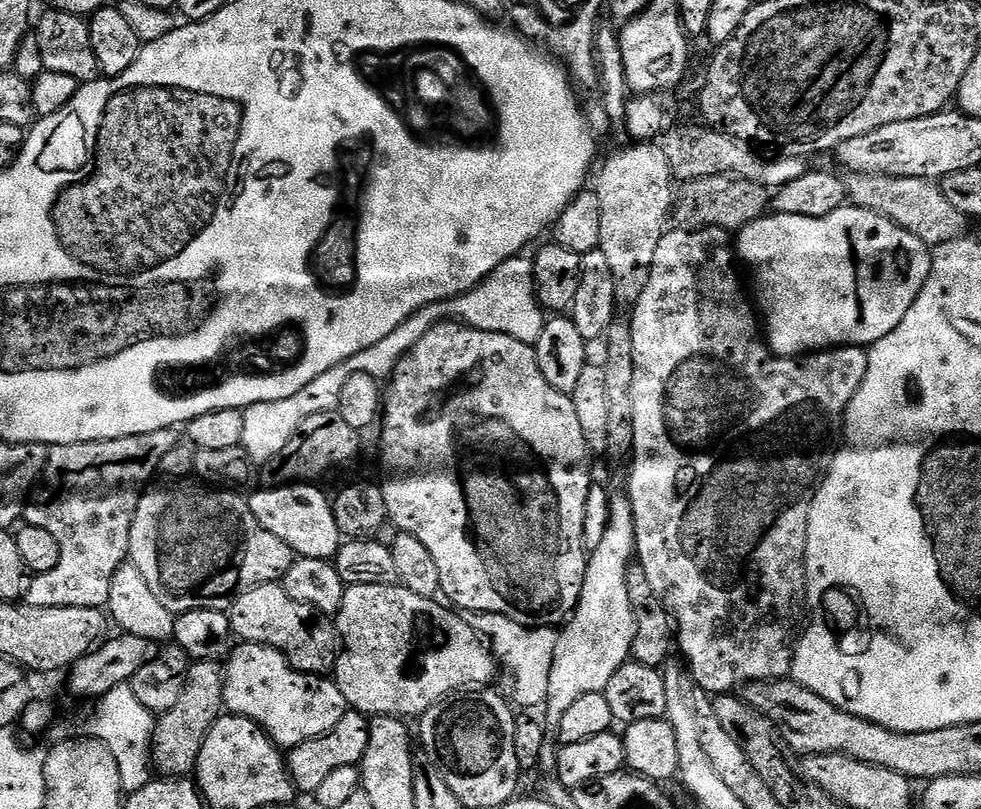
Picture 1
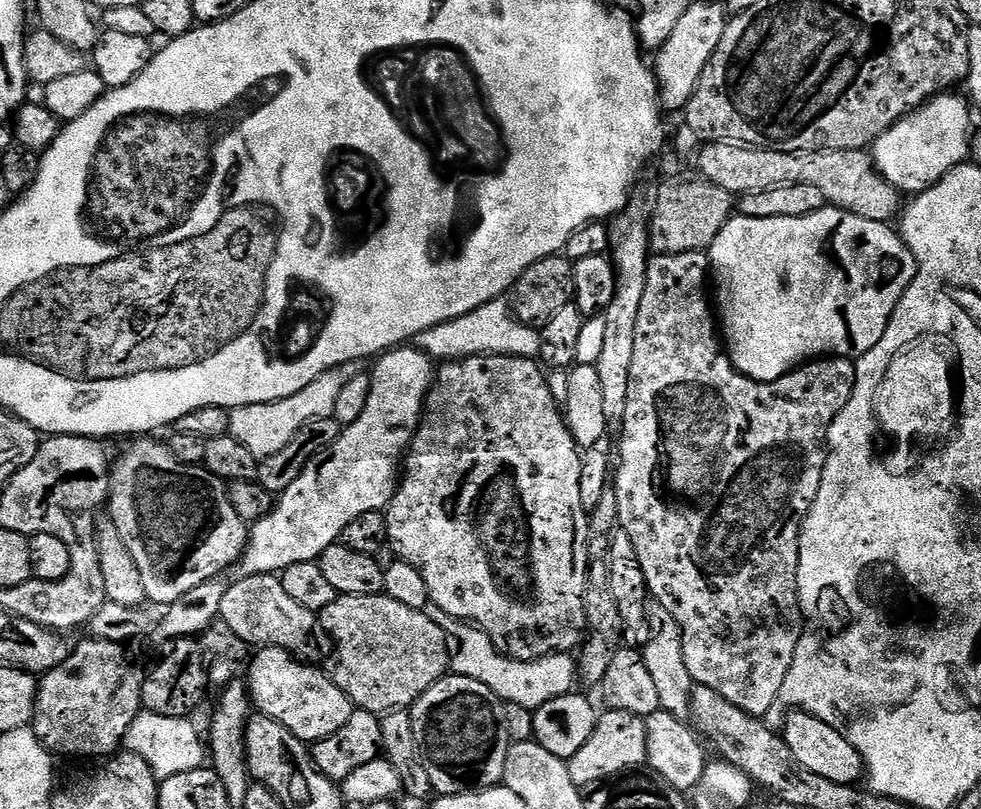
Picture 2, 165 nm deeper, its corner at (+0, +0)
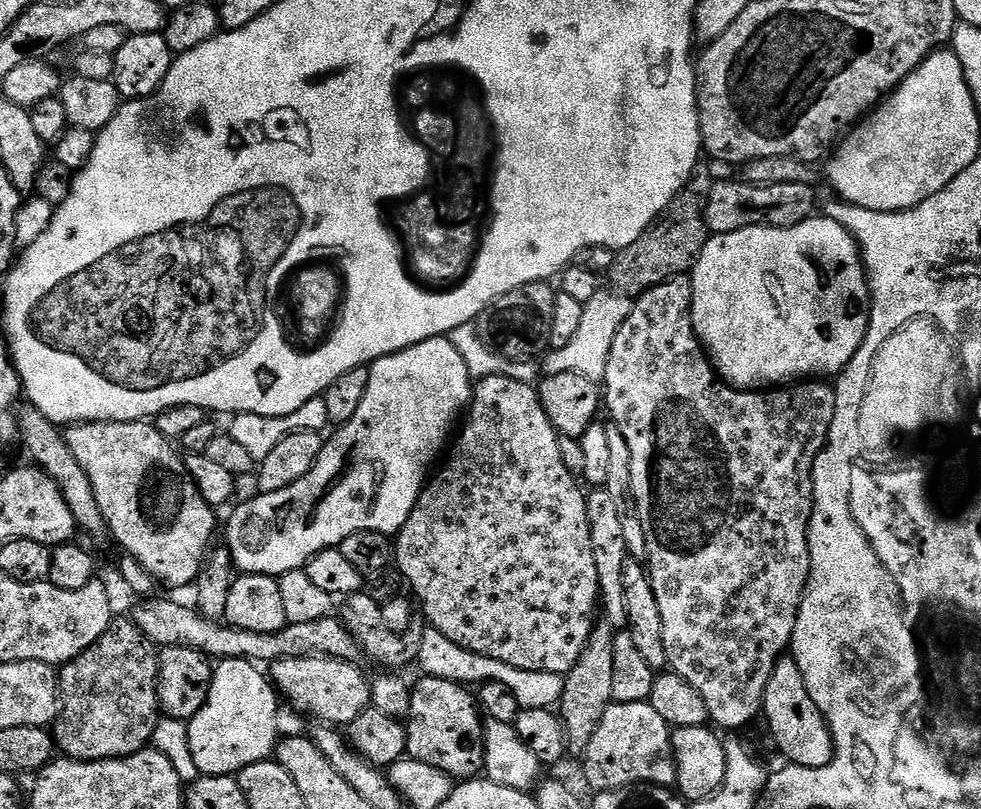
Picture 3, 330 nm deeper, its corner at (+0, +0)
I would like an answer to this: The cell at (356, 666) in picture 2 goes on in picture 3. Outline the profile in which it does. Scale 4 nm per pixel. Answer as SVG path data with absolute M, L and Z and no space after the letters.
M144 598L139 601L130 619L137 624L160 648L193 648L203 652L209 658L221 660L251 660L253 662L271 662L285 660L295 656L333 656L339 660L355 661L361 655L360 645L349 634L344 621L335 615L318 618L318 622L288 623L282 630L274 634L254 634L254 630L233 628L227 622L208 620L200 615L195 607L187 608L176 600L156 600Z

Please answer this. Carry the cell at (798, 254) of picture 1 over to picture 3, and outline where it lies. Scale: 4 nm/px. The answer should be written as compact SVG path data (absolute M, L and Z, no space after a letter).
M817 214L812 219L798 226L789 228L764 228L754 226L746 230L734 230L730 234L709 235L708 241L696 265L690 273L692 278L692 325L696 337L704 347L716 370L717 376L731 388L741 390L768 390L773 386L784 386L787 380L799 381L801 378L832 378L843 372L844 367L854 358L868 333L870 310L872 309L872 291L868 289L868 274L864 270L864 259L860 257L860 246L842 225L833 220L831 215Z

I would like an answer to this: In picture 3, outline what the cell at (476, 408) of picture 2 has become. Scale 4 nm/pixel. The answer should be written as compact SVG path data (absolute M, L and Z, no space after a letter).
M491 376L479 381L472 389L472 398L466 409L466 419L463 421L450 451L448 461L440 473L433 475L420 492L418 502L406 518L406 526L402 526L394 537L394 564L400 567L402 575L408 579L410 587L416 591L415 599L418 608L424 611L427 623L438 629L450 641L466 651L486 658L496 659L508 668L524 671L549 671L550 674L564 676L575 664L586 646L592 633L594 617L591 612L596 608L596 599L602 596L598 566L594 562L594 550L590 542L591 524L588 522L588 502L585 489L576 485L568 464L564 461L564 452L560 449L562 443L556 428L546 418L546 410L542 410L539 391L526 382L514 382L514 378Z

